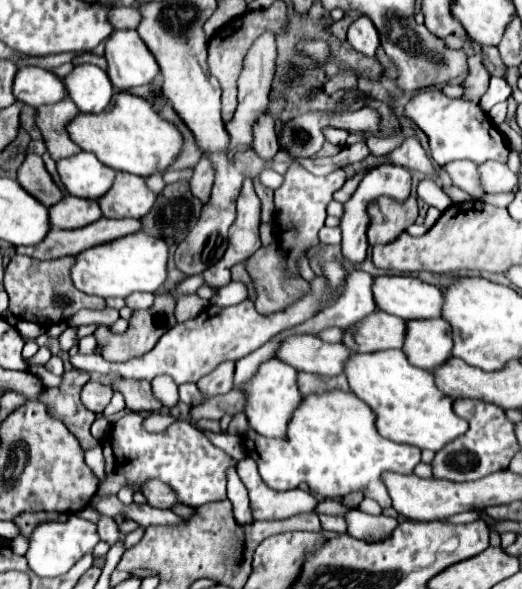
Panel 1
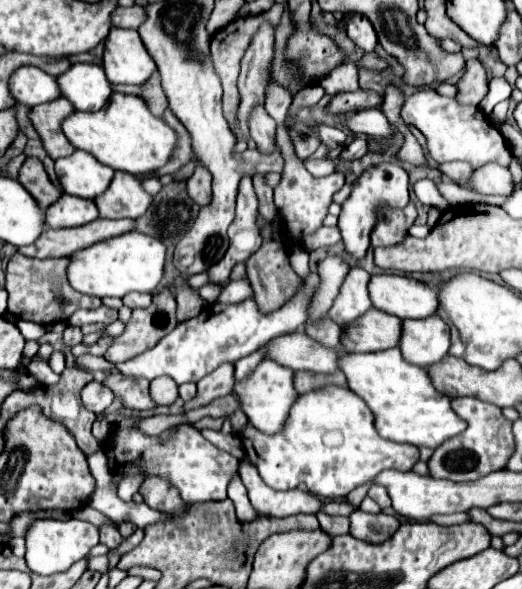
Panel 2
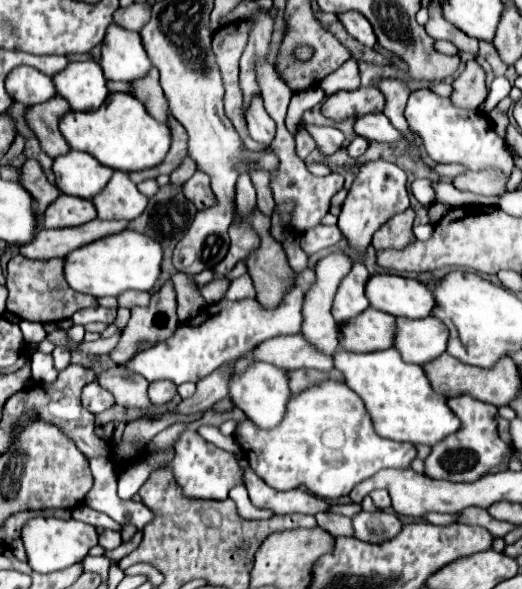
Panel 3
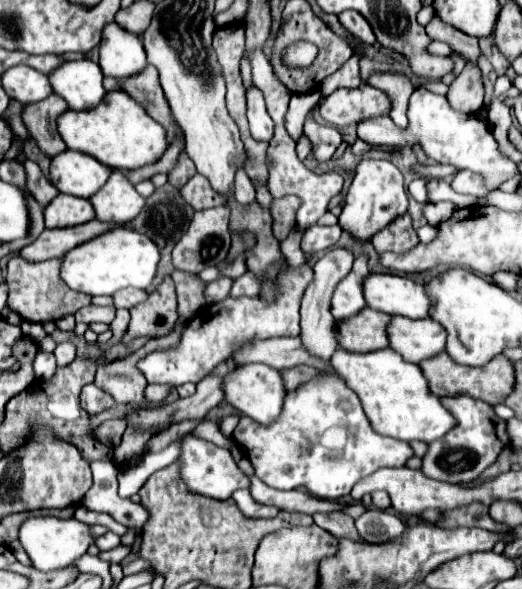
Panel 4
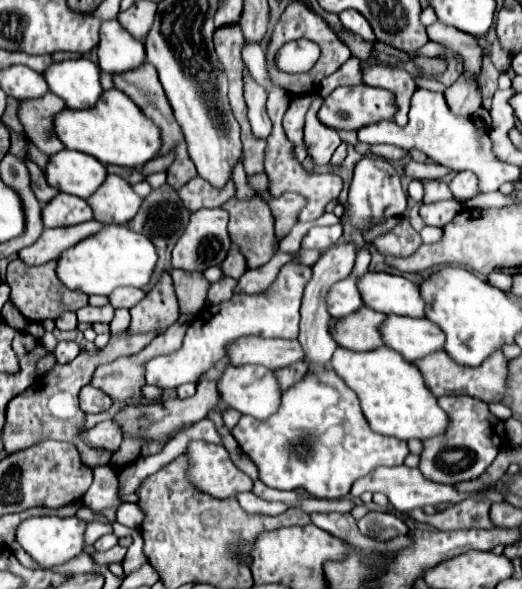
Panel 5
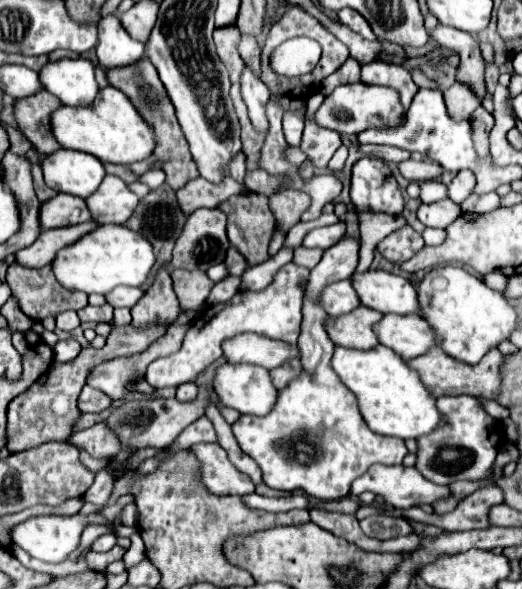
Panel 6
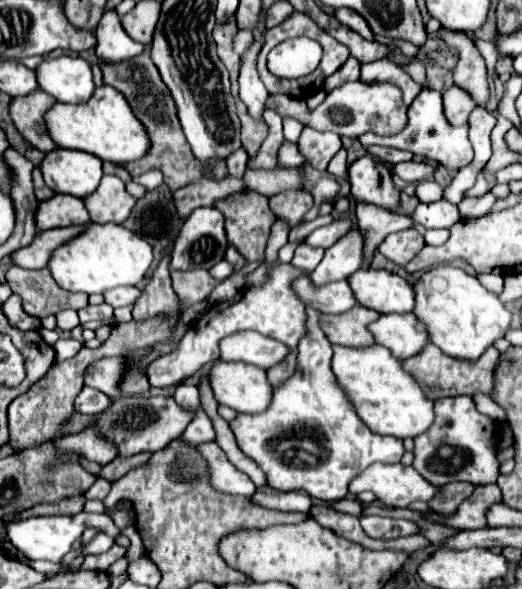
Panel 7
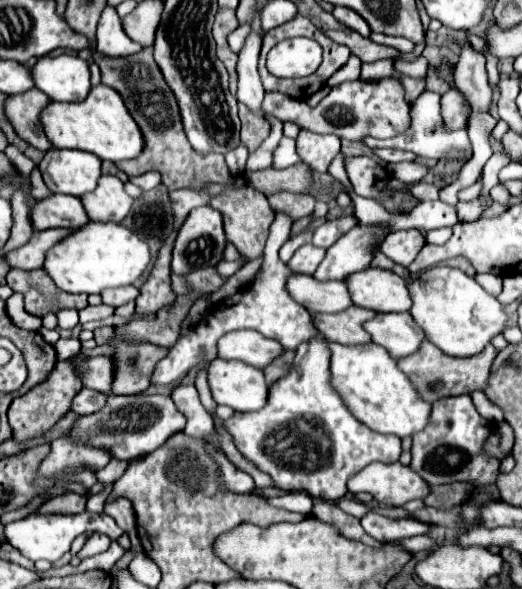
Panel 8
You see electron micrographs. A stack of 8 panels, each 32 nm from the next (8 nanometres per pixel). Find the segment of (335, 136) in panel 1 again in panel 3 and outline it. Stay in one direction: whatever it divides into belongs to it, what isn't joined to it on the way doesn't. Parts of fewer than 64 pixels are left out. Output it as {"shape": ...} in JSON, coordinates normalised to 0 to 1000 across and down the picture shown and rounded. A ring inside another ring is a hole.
{"shape":[[[586,211],[590,224],[602,231],[609,251],[617,251],[621,261],[636,261],[648,251],[655,251],[659,244],[659,228],[648,217],[632,217],[632,214],[605,214],[605,211]]]}

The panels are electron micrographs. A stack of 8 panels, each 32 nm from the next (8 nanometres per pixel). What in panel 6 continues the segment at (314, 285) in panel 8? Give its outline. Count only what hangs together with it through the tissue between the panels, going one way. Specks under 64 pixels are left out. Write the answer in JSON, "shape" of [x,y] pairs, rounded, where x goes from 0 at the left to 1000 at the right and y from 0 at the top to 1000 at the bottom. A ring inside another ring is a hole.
{"shape":[[[674,472],[651,475],[621,489],[617,520],[632,537],[655,537],[674,530],[674,523],[690,520],[690,506],[674,486]]]}

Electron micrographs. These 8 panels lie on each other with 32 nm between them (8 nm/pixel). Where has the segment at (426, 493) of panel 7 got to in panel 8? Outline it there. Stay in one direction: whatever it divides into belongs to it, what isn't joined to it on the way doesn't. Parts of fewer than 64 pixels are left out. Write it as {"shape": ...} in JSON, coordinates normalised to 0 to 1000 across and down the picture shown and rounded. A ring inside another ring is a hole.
{"shape":[[[713,784],[667,815],[667,835],[709,835],[728,856],[774,859],[797,846],[812,849],[824,839],[824,825],[785,791]]]}

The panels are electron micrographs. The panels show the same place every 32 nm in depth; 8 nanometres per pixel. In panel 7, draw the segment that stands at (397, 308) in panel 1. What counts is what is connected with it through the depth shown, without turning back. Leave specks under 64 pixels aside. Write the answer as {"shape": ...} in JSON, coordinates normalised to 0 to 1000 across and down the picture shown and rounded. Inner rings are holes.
{"shape":[[[686,458],[667,472],[686,516],[728,533],[789,530],[797,520],[793,489],[762,465],[739,458]]]}

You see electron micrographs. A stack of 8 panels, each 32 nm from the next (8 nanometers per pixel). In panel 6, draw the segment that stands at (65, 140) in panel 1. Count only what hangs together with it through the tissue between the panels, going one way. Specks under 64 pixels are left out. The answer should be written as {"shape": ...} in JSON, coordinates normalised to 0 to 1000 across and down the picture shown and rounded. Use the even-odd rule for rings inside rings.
{"shape":[[[77,156],[69,163],[31,170],[27,194],[38,214],[38,224],[80,261],[100,261],[119,251],[111,238],[100,231],[100,217],[96,217],[96,197],[115,180],[119,173],[96,156]]]}

